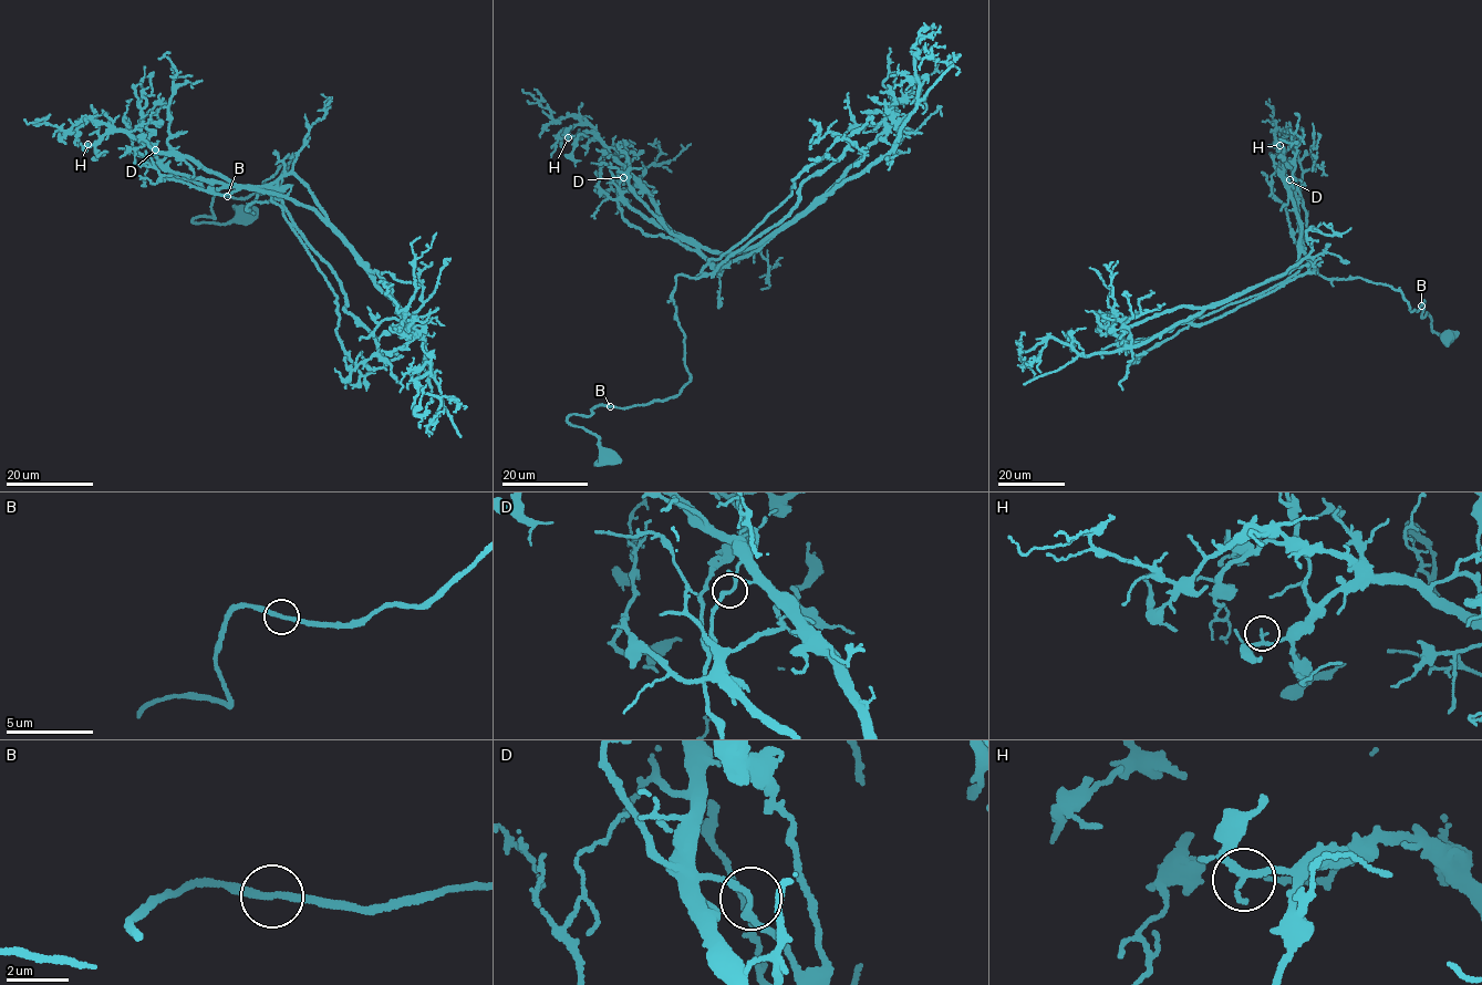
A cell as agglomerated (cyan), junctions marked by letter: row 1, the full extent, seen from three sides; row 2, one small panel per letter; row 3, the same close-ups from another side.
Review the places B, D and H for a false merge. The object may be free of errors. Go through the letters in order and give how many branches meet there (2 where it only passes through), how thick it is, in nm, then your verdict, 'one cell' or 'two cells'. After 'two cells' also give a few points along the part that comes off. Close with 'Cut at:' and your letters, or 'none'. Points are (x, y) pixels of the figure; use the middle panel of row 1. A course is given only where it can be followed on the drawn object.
B: branches 2; calibre 220 nm; one cell
D: branches 2; calibre 200 nm; two cells; course (623, 177), (694, 244), (754, 247), (892, 148), (915, 107), (914, 56), (936, 61), (932, 48), (945, 47)
H: branches 2; calibre 190 nm; one cell
Cut at: D

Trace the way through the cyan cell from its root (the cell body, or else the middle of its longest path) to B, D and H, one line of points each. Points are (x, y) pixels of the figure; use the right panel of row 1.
B: (1448, 337), (1432, 330), (1430, 317), (1427, 312), (1422, 317), (1423, 301), (1421, 306)
D: (1448, 337), (1432, 330), (1428, 313), (1422, 317), (1423, 301), (1412, 311), (1389, 286), (1309, 272), (1289, 180)
H: (1448, 337), (1432, 330), (1428, 313), (1422, 317), (1423, 301), (1412, 311), (1389, 286), (1309, 272), (1280, 145)

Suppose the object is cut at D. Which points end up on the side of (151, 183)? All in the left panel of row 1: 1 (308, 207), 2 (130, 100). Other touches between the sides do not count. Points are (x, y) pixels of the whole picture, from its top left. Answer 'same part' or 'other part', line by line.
1: other part
2: same part

